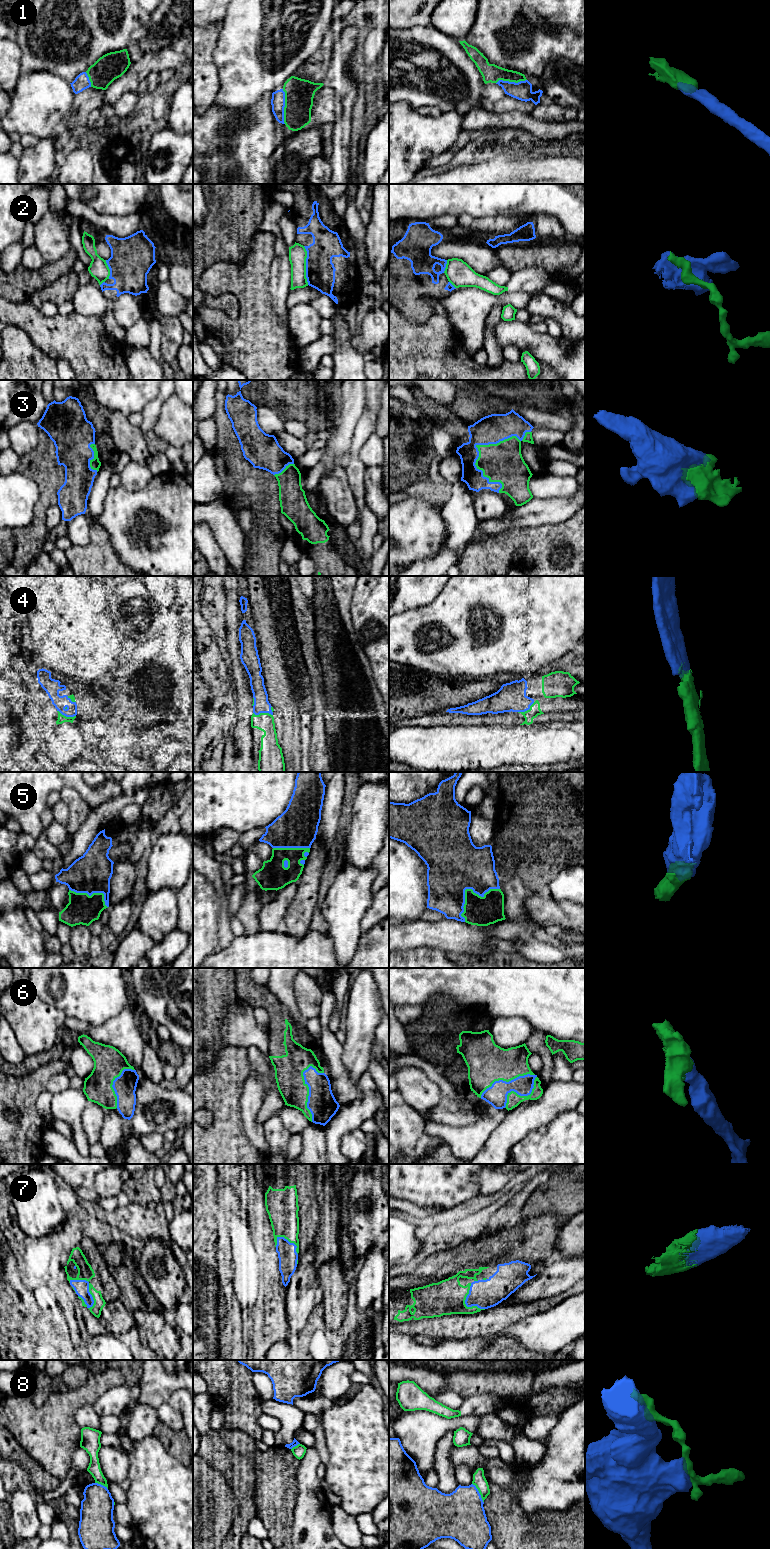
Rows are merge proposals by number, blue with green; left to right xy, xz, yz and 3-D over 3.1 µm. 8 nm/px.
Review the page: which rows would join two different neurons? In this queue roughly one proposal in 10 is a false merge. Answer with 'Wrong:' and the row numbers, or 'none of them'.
Wrong: 2, 8

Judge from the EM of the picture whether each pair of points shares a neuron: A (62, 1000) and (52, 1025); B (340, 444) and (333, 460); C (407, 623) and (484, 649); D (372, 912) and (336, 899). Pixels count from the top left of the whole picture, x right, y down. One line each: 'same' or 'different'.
A: different
B: same
C: same
D: different

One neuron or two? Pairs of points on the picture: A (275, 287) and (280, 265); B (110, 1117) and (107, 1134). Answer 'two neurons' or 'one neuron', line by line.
A: one neuron
B: one neuron

